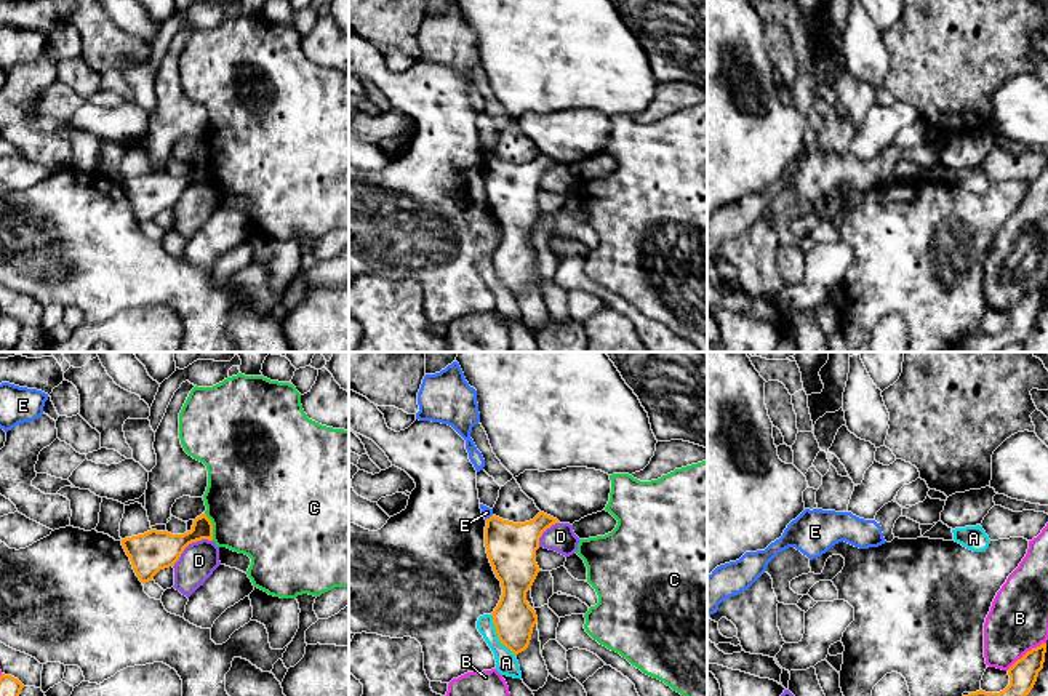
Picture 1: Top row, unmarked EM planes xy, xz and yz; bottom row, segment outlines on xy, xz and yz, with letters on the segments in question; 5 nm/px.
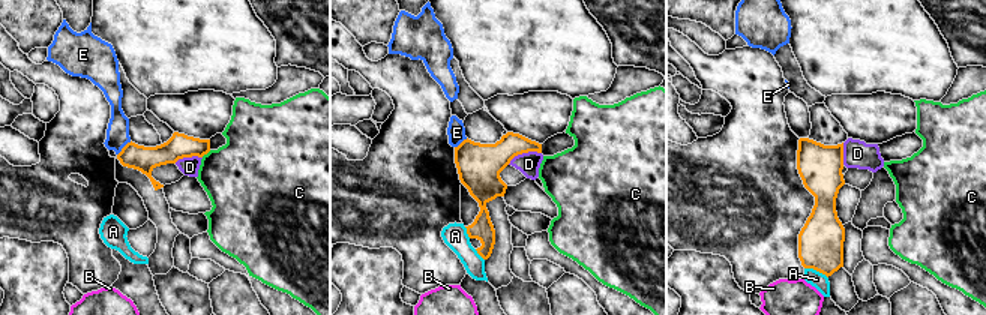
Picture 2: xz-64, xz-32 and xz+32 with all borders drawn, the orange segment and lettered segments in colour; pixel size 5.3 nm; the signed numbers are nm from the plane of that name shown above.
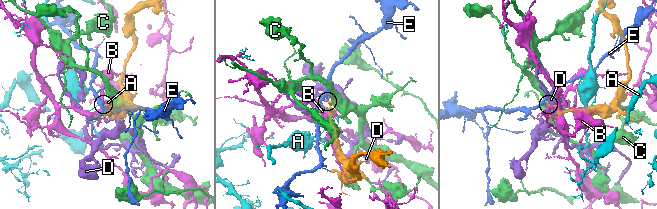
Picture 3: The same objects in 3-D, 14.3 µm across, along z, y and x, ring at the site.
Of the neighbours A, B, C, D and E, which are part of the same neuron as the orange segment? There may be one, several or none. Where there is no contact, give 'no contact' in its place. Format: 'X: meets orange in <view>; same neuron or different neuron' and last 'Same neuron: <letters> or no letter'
A: meets orange in xz; different neuron
B: meets orange in yz; different neuron
C: meets orange in xy; different neuron
D: meets orange in xy; different neuron
E: meets orange in xz; different neuron
Same neuron: no letter

